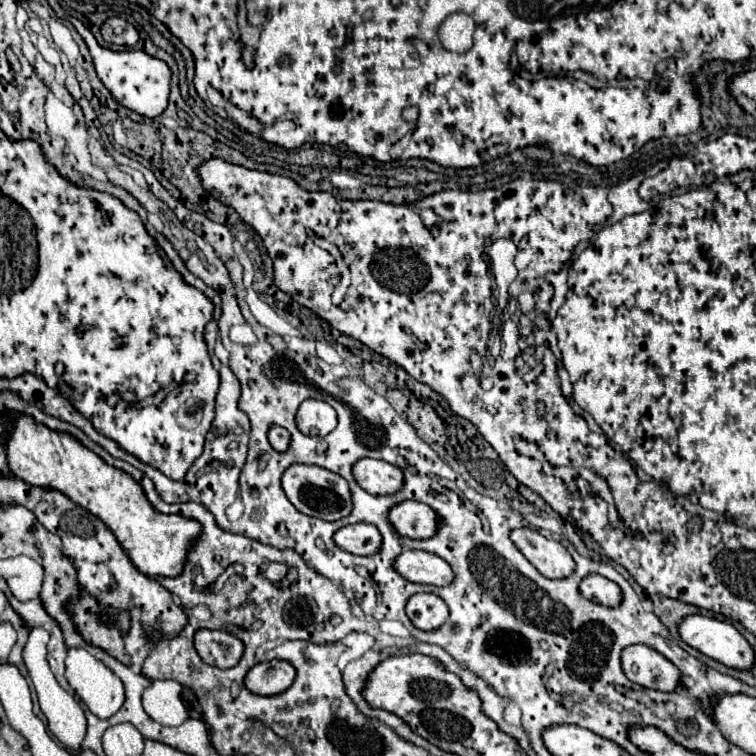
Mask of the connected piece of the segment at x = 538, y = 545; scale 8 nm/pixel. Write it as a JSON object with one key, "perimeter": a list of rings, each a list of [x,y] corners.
{"perimeter":[[[534,529],[512,531],[512,541],[526,555],[526,559],[548,579],[566,579],[574,573],[574,559],[554,539],[546,539]]]}

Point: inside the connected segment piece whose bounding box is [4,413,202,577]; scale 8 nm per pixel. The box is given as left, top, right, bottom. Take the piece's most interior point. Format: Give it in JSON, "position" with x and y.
{"position":[158,544]}

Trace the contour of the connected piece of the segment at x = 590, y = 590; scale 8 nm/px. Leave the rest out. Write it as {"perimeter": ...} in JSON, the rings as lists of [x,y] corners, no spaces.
{"perimeter":[[[602,575],[586,577],[580,583],[580,593],[588,601],[604,605],[604,607],[618,607],[622,603],[622,589],[614,581],[606,579]]]}

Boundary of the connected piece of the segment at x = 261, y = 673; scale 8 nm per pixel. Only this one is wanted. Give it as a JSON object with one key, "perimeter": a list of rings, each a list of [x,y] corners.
{"perimeter":[[[272,659],[254,665],[246,675],[246,687],[258,695],[276,695],[286,691],[296,677],[292,663],[282,659]]]}

